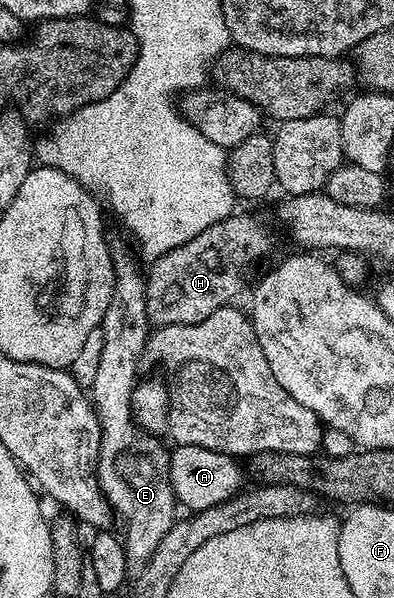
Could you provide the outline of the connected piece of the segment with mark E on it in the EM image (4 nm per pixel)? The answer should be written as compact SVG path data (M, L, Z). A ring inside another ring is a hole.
M116 253L115 287L113 296L109 300L109 308L101 311L103 323L103 347L101 360L97 360L97 376L89 387L89 397L95 408L95 415L99 418L99 461L95 468L95 477L99 479L99 489L111 506L114 517L123 521L121 533L124 552L132 567L142 568L153 556L153 552L162 537L173 528L177 521L177 503L173 484L169 480L169 460L171 455L168 447L163 447L154 434L144 434L131 419L131 394L135 391L139 370L139 360L143 360L149 341L149 323L147 321L147 283L144 275L139 274L135 262L127 254Z

